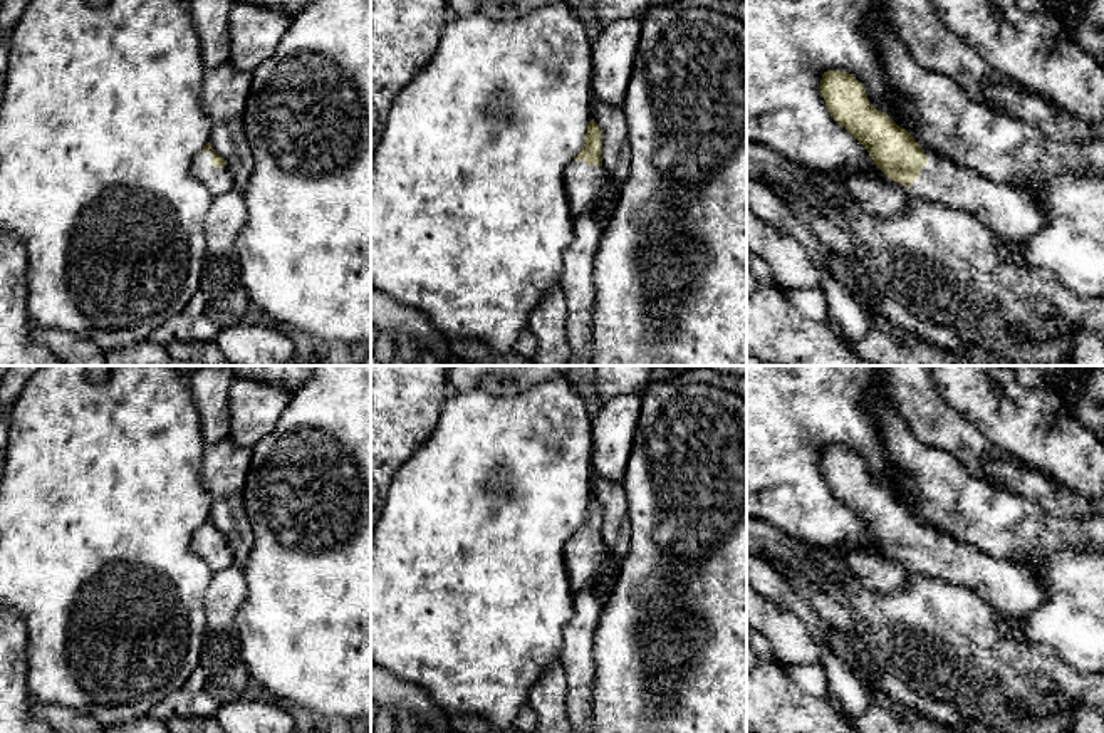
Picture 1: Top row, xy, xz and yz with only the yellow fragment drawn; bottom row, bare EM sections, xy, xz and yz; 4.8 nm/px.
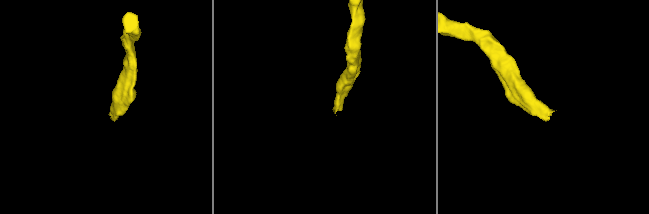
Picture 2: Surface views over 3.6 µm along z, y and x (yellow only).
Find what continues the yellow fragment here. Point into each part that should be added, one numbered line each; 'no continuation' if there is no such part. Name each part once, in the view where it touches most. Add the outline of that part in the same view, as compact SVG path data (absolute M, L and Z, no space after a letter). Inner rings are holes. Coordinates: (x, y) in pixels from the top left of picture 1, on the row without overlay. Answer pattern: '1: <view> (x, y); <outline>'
1: xy (218, 557); M211 525L200 528L191 538L191 547L215 574L235 565L235 559L228 542L225 543L211 542L211 530L213 530Z

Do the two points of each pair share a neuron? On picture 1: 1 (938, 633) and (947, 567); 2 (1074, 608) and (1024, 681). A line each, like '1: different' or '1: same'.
1: different
2: different

